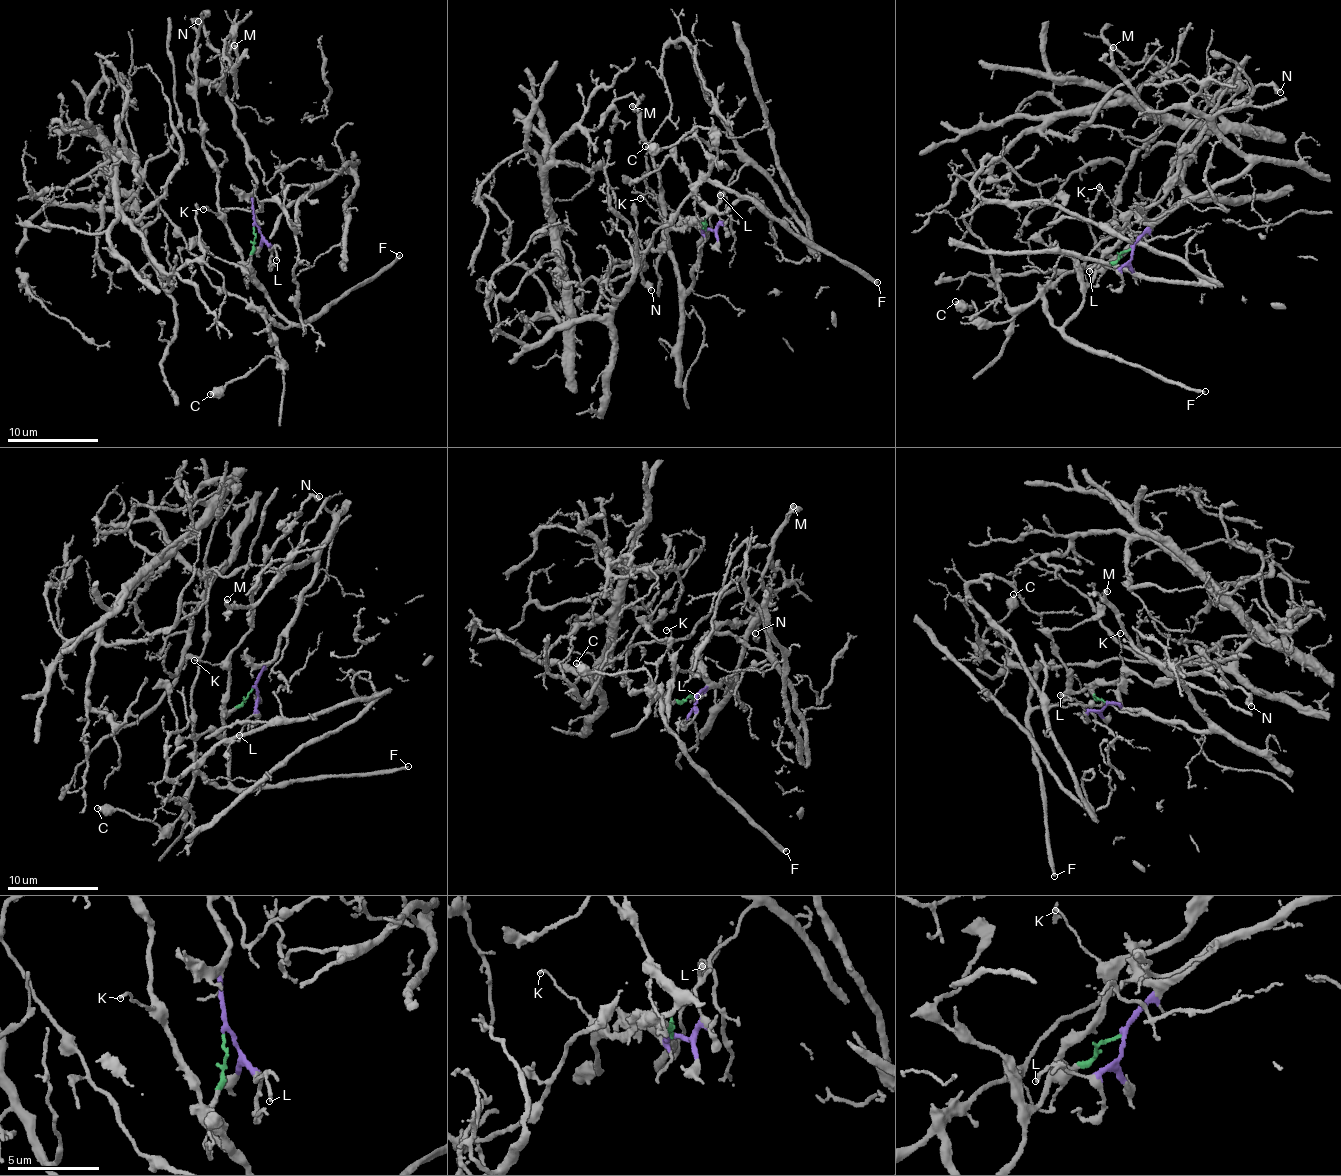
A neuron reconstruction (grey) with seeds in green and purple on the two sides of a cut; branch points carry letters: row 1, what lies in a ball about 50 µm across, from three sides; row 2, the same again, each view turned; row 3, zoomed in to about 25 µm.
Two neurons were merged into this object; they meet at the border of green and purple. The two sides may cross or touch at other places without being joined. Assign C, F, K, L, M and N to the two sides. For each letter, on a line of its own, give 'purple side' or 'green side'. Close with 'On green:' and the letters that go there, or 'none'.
C: green side
F: green side
K: green side
L: purple side
M: purple side
N: green side
On green: C, F, K, N

